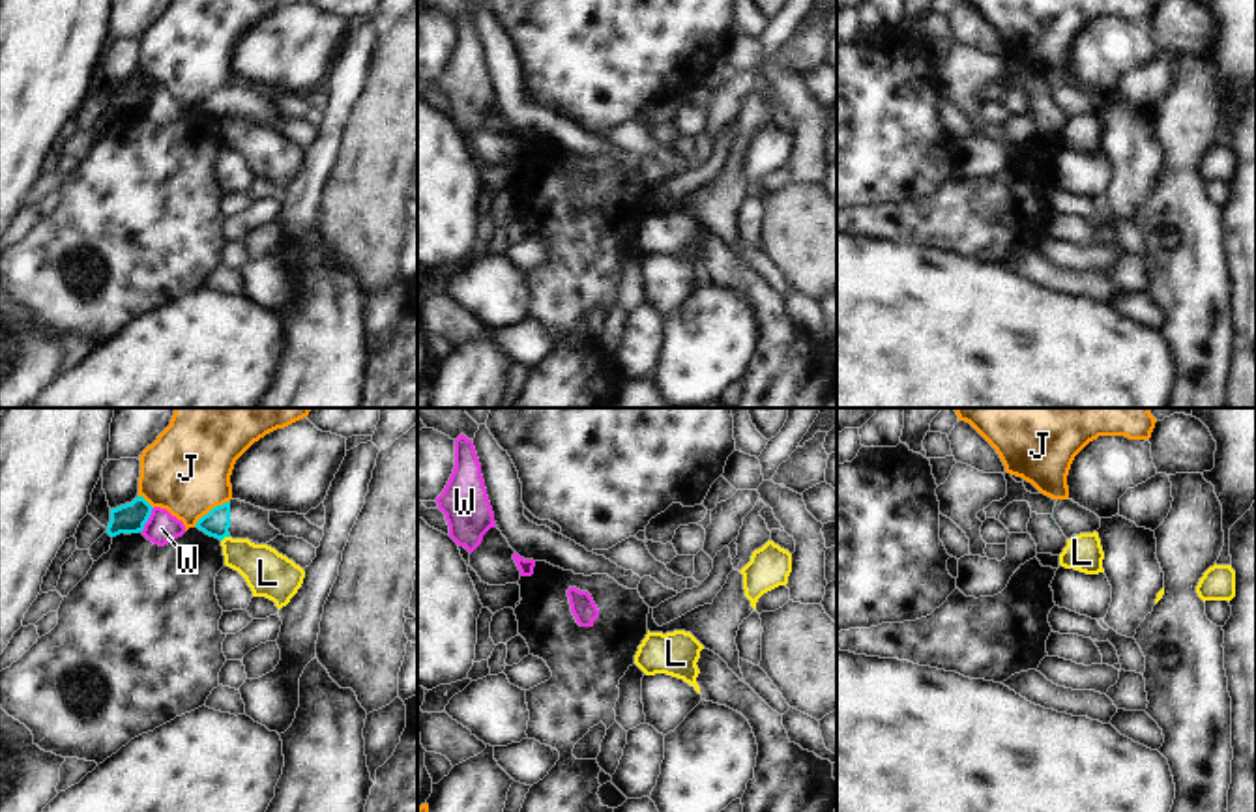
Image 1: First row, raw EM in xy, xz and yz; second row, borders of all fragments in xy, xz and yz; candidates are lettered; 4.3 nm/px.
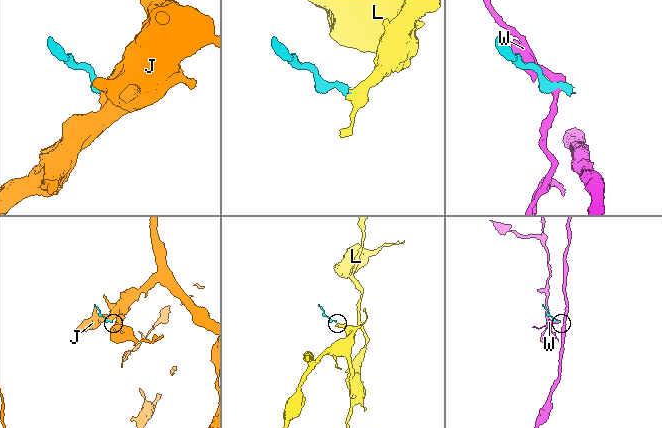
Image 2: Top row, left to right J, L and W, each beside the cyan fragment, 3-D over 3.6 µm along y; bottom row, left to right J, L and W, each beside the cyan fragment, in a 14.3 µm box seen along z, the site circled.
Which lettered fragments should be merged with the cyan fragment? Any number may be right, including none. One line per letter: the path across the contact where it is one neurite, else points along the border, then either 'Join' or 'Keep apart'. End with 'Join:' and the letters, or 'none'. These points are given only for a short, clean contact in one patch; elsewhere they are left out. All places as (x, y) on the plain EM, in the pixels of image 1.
J: Boundary: xy (229, 81), (214, 86), (193, 107). Keep apart
L: Boundary: xy (229, 116), (221, 122). Keep apart
W: Boundary: xy (154, 88), (141, 111). Keep apart
Join: none

